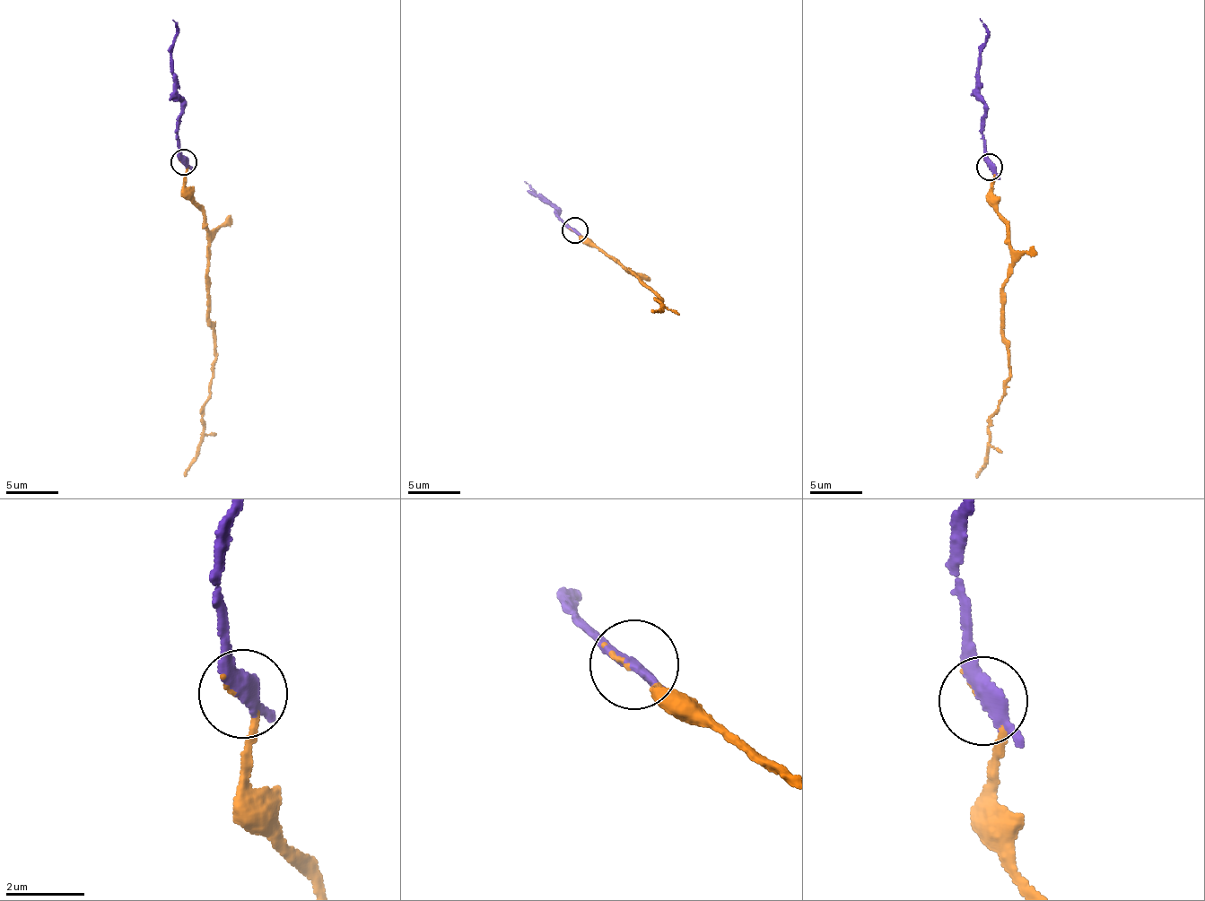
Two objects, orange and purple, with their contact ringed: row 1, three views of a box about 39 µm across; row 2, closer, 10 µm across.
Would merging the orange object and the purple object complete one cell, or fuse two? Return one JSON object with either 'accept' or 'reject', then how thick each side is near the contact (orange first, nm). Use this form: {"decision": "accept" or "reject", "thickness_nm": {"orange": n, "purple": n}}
{"decision": "accept", "thickness_nm": {"orange": 60, "purple": 320}}

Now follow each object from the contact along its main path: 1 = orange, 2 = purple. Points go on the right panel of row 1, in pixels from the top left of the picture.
1: (989, 167), (1011, 249), (1002, 287), (1009, 349), (987, 463), (975, 478)
2: (989, 167), (982, 135), (985, 101), (979, 93), (978, 73), (980, 47), (986, 42), (986, 28), (980, 19)

